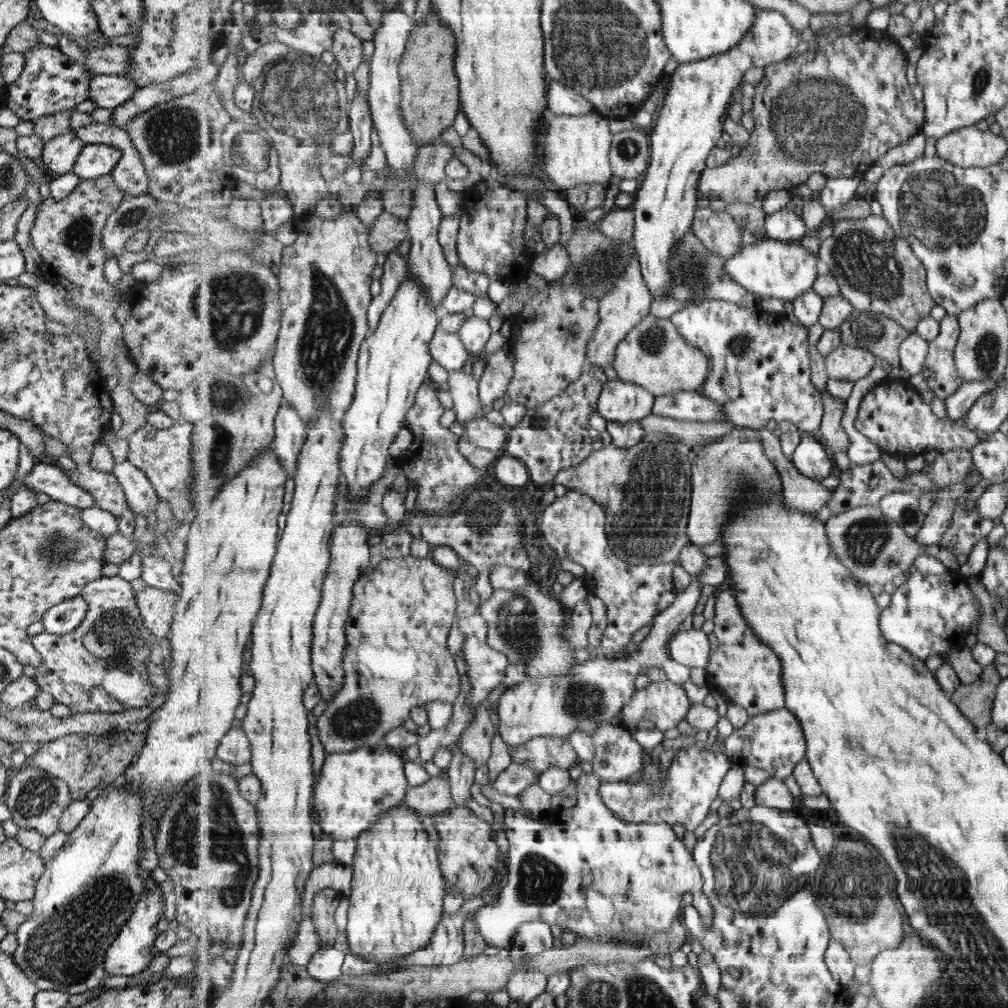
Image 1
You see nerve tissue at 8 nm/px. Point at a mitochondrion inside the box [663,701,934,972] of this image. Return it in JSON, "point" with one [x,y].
{"point":[755,870]}

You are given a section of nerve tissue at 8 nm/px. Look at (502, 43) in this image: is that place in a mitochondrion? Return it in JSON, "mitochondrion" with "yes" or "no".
{"mitochondrion":"no"}

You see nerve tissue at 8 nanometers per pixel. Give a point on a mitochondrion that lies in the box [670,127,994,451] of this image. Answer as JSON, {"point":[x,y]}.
{"point":[935,210]}

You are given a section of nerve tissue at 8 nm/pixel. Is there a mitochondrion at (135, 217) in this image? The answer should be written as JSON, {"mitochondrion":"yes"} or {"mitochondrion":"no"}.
{"mitochondrion":"yes"}

